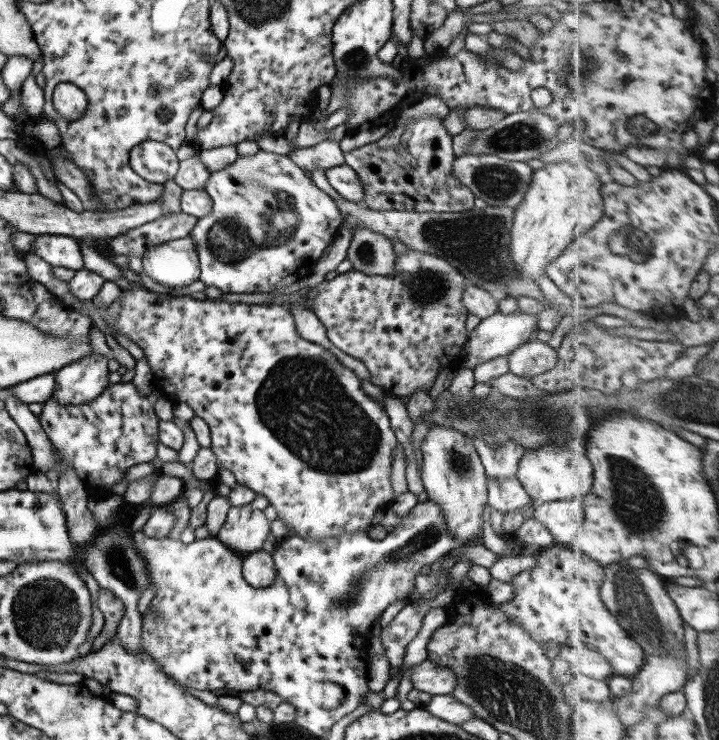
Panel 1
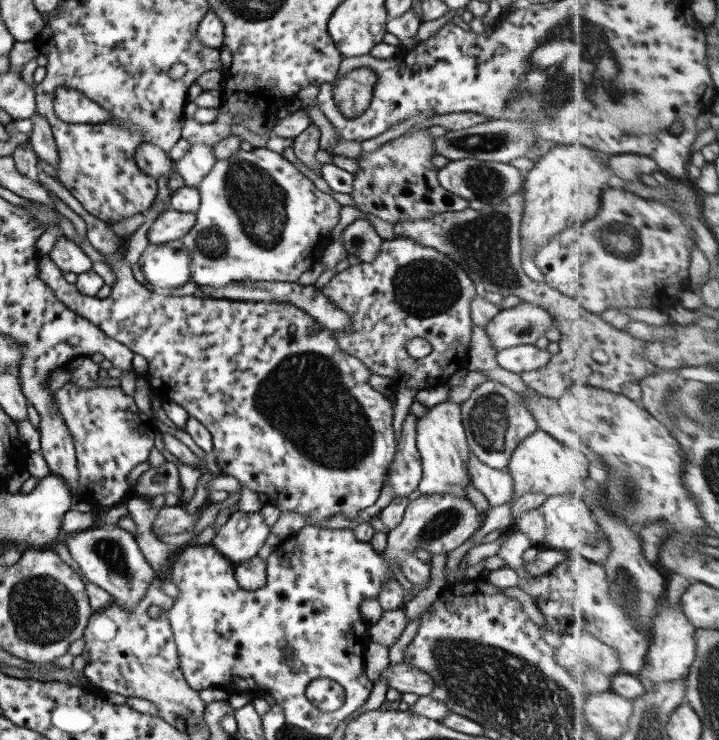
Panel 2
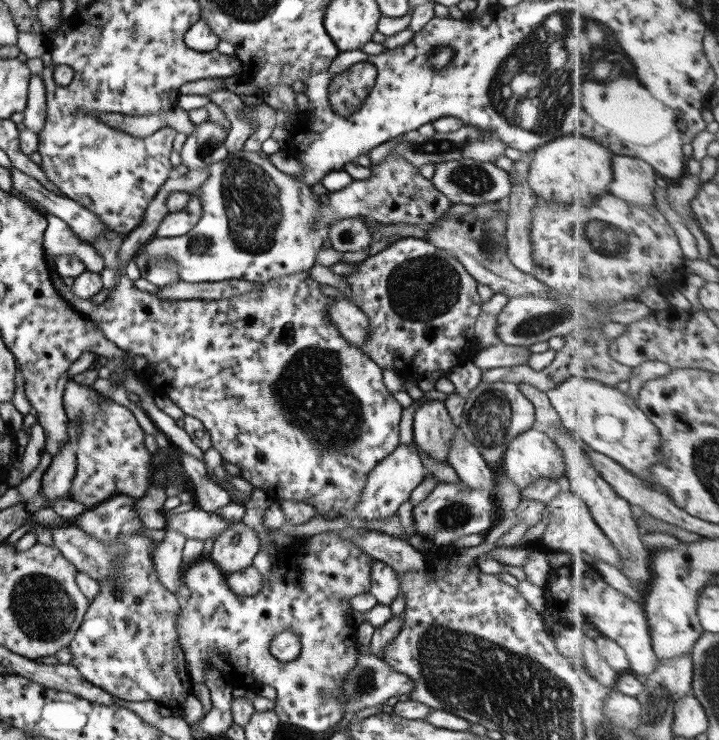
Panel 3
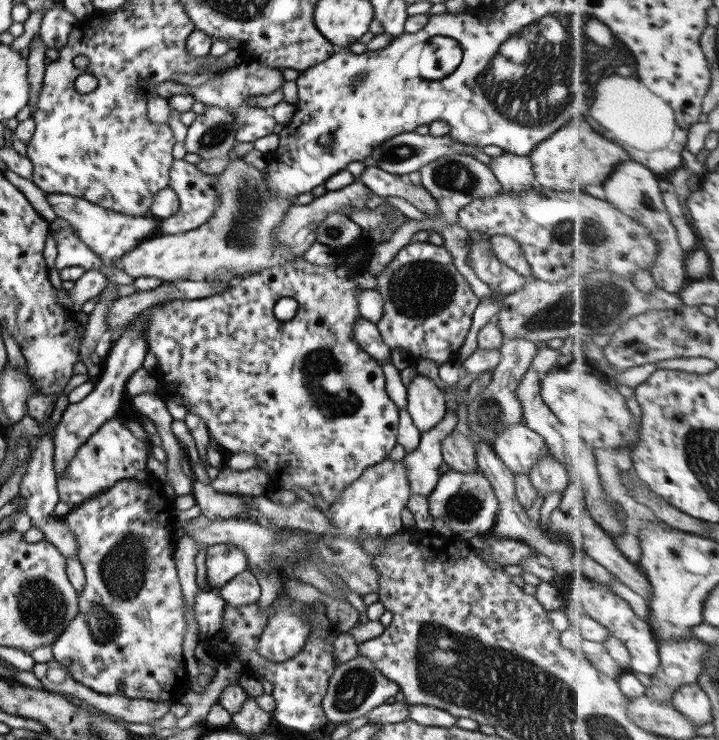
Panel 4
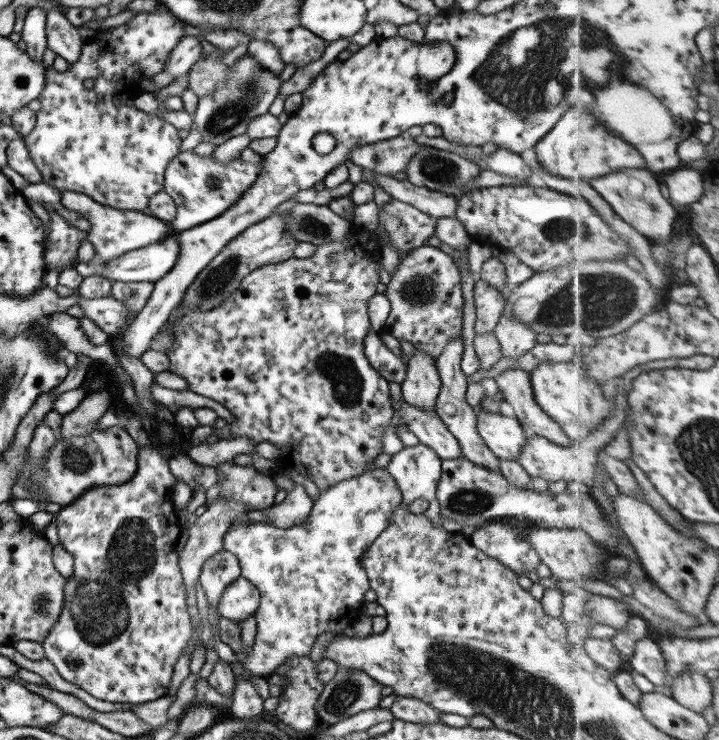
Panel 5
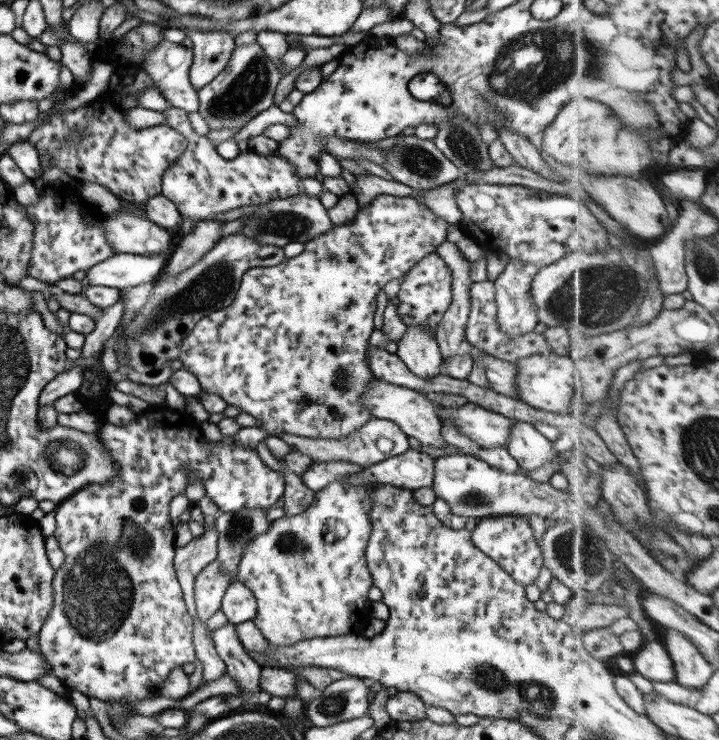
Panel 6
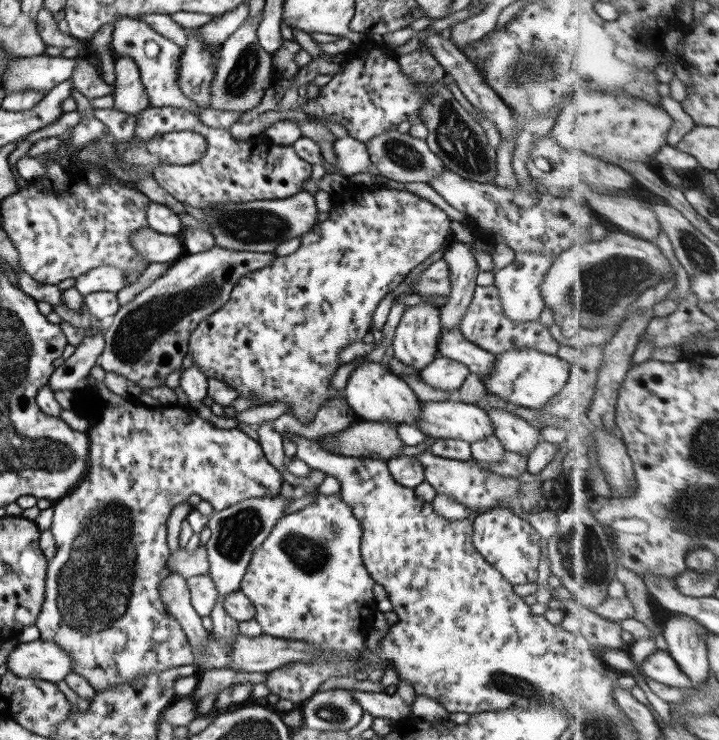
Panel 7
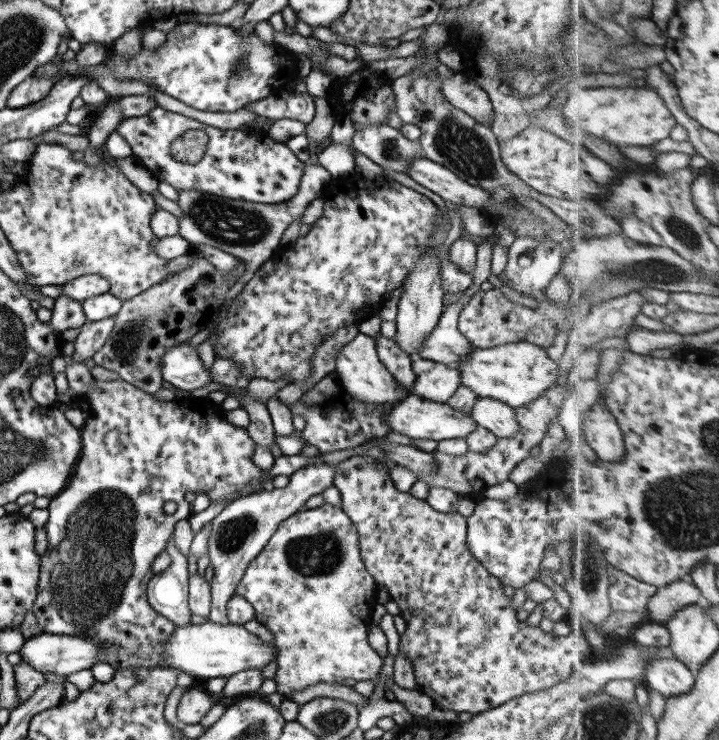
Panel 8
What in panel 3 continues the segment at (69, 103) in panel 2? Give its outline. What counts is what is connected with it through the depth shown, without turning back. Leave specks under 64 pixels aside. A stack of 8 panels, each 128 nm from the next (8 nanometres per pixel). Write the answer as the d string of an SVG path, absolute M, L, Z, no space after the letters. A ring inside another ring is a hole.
M182 108L163 110L159 114L140 117L120 113L98 113L97 118L124 133L142 139L152 136L162 127L172 127L176 133L184 133L188 137L194 133L195 129L195 124L189 119L189 114Z

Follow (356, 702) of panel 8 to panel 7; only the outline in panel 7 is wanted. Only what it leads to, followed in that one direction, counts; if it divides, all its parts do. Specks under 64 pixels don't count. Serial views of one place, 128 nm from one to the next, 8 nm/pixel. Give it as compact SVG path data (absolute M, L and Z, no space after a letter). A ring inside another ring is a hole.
M400 681L396 692L391 695L385 692L351 691L353 699L358 701L365 712L369 712L376 718L389 718L392 721L397 721L403 717L412 717L412 705L417 694L410 682Z

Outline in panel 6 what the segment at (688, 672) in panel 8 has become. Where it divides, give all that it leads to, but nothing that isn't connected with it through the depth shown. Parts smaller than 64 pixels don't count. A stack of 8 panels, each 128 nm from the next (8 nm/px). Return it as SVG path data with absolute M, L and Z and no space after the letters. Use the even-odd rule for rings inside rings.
M659 641L643 645L633 654L637 672L654 682L677 680L677 664L669 649Z

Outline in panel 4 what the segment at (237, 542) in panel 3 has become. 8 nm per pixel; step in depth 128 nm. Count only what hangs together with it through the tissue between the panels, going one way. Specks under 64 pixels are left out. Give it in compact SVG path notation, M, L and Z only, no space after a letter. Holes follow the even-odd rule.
M218 544L206 552L207 581L212 590L224 586L231 578L249 568L244 550L234 544Z

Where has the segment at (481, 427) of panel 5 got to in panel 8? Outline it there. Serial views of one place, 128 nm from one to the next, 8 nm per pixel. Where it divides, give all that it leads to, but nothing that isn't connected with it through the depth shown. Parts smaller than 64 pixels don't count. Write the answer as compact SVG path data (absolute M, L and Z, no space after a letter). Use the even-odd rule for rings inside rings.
M408 394L401 402L384 410L385 423L392 427L396 434L410 438L429 438L430 440L446 440L450 438L466 438L476 430L477 422L470 413L463 413L446 403L423 399L421 396Z

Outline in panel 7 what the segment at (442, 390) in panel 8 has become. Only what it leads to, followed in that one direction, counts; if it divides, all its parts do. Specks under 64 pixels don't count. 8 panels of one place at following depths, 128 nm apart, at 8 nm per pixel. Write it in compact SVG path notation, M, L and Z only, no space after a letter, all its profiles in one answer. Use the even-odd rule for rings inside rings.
M438 356L431 364L423 368L420 376L424 383L428 383L432 388L456 392L468 376L469 368L462 363L451 358Z

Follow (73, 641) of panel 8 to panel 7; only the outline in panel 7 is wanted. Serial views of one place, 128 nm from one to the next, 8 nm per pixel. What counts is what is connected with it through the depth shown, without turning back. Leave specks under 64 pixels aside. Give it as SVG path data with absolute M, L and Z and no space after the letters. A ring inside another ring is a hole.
M50 640L18 643L5 660L7 670L20 678L36 678L58 683L71 672L73 660Z

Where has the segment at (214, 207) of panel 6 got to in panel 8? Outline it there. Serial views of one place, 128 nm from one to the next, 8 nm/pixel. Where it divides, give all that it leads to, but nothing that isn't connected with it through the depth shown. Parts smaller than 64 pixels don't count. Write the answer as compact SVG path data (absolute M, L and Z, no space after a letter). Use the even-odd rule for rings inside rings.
M156 106L145 115L126 117L116 132L124 143L159 182L167 182L176 190L197 190L211 195L251 203L276 204L289 201L297 192L305 164L298 160L286 143L274 141L268 134L252 134L243 130L221 130L182 114ZM202 130L208 136L206 153L196 164L178 162L172 156L172 143L180 135Z

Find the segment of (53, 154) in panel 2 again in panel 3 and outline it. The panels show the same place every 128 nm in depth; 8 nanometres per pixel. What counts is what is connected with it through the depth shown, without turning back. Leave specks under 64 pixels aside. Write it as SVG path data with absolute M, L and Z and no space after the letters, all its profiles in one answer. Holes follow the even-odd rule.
M32 76L28 84L28 100L22 124L34 134L40 135L45 125L46 111L44 80L42 76Z

